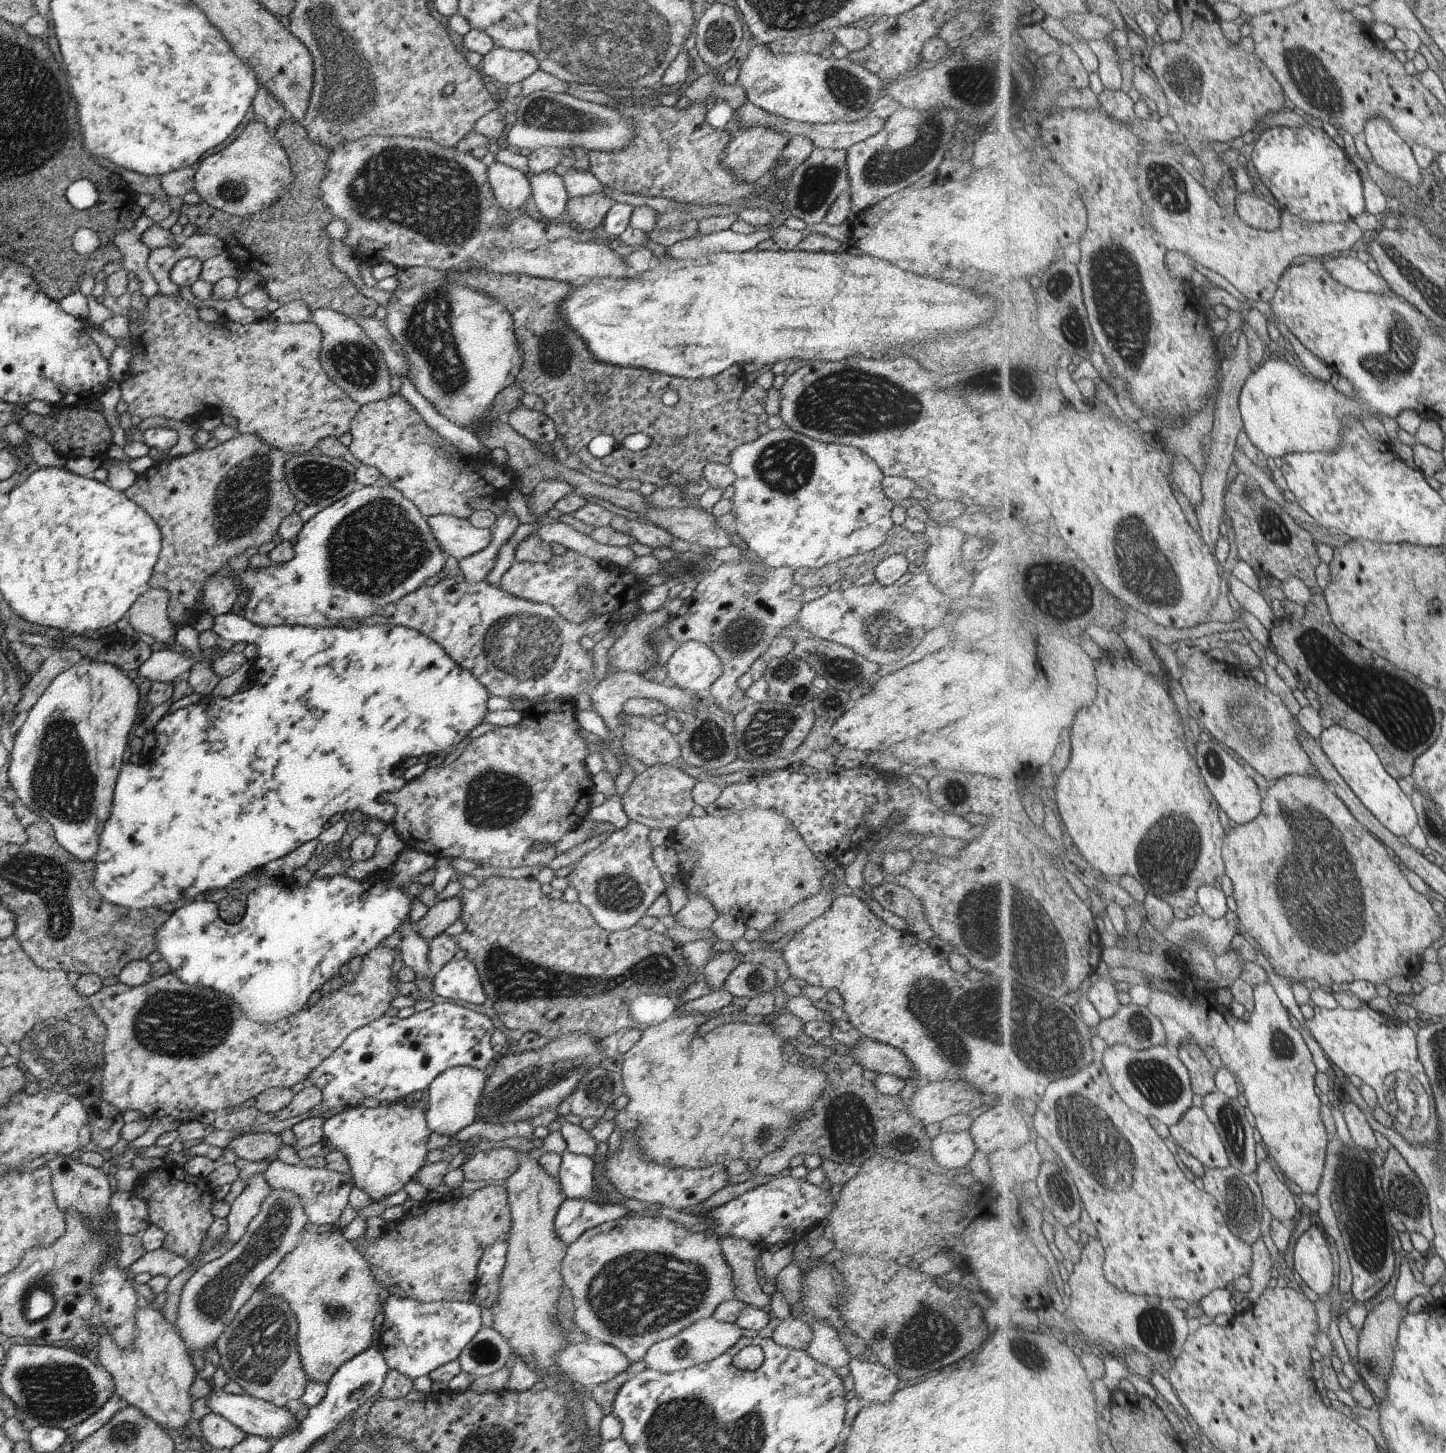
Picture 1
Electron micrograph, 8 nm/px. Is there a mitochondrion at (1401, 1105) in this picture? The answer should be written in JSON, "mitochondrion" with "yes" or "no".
{"mitochondrion":"no"}

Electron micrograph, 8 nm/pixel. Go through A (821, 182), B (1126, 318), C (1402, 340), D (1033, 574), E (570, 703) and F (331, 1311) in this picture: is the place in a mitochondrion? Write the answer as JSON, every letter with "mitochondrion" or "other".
{"A":"mitochondrion","B":"mitochondrion","C":"mitochondrion","D":"mitochondrion","E":"other","F":"mitochondrion"}

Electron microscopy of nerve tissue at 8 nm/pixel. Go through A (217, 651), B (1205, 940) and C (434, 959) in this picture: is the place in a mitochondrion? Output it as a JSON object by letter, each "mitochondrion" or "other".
{"A":"other","B":"other","C":"other"}

